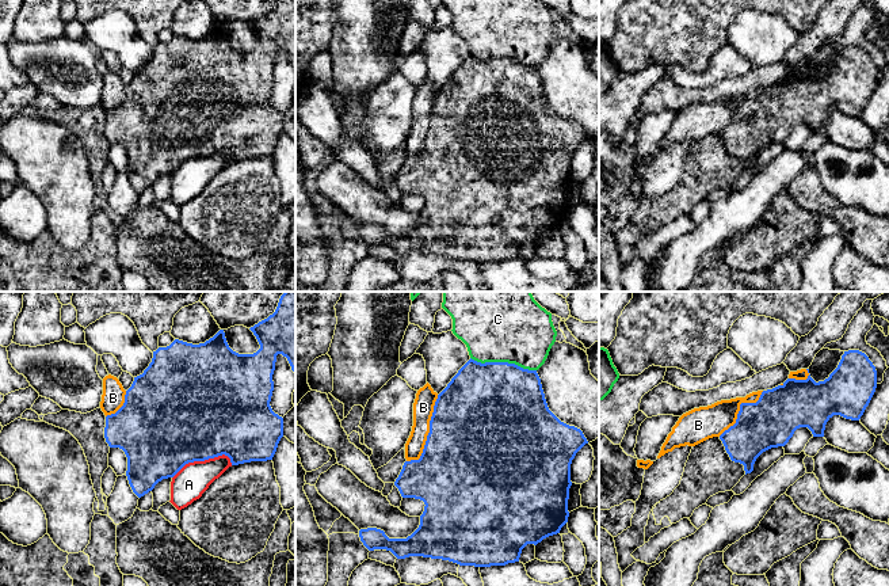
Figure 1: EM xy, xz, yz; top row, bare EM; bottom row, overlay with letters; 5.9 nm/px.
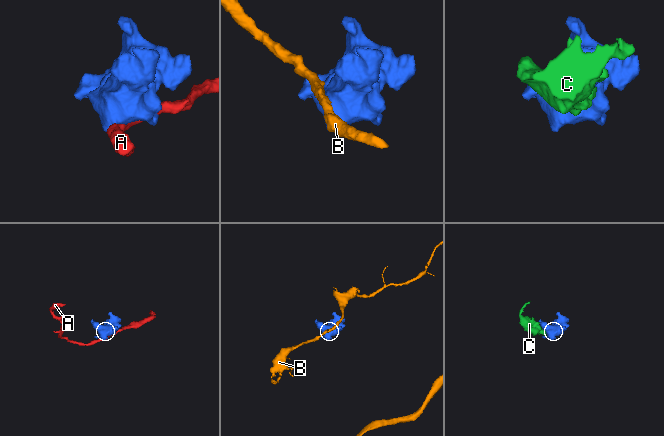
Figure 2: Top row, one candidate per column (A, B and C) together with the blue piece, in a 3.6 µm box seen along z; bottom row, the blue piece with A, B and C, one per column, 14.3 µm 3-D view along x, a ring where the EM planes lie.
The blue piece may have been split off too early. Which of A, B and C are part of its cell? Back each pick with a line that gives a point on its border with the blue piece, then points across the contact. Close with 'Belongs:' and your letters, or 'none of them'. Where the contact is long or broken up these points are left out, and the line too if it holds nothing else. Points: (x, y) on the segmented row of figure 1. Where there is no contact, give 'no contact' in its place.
Belongs: none of them

